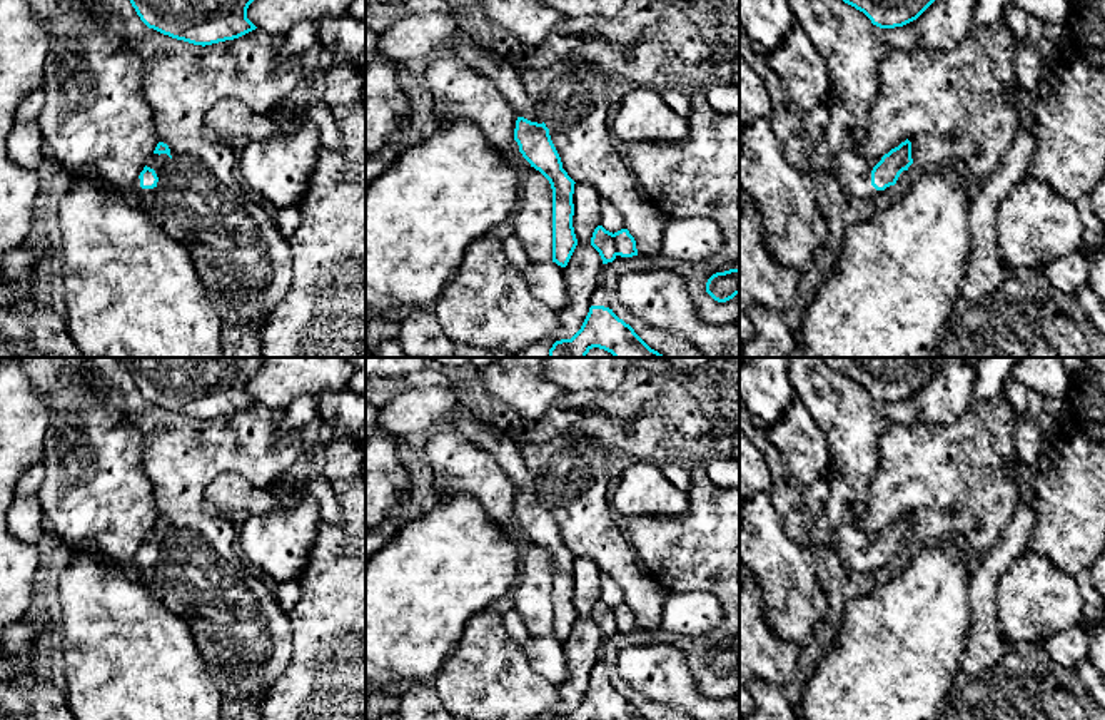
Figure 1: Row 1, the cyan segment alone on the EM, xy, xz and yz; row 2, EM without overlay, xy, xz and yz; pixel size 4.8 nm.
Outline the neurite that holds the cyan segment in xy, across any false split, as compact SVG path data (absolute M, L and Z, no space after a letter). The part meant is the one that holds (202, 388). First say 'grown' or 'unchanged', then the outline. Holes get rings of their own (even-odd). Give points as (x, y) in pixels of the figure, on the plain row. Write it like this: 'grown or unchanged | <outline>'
unchanged | M119 357L149 403L202 421L255 404L247 383L264 359Z

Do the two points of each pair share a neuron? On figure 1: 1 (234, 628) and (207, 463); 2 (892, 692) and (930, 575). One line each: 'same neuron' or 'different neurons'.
1: same neuron
2: same neuron

